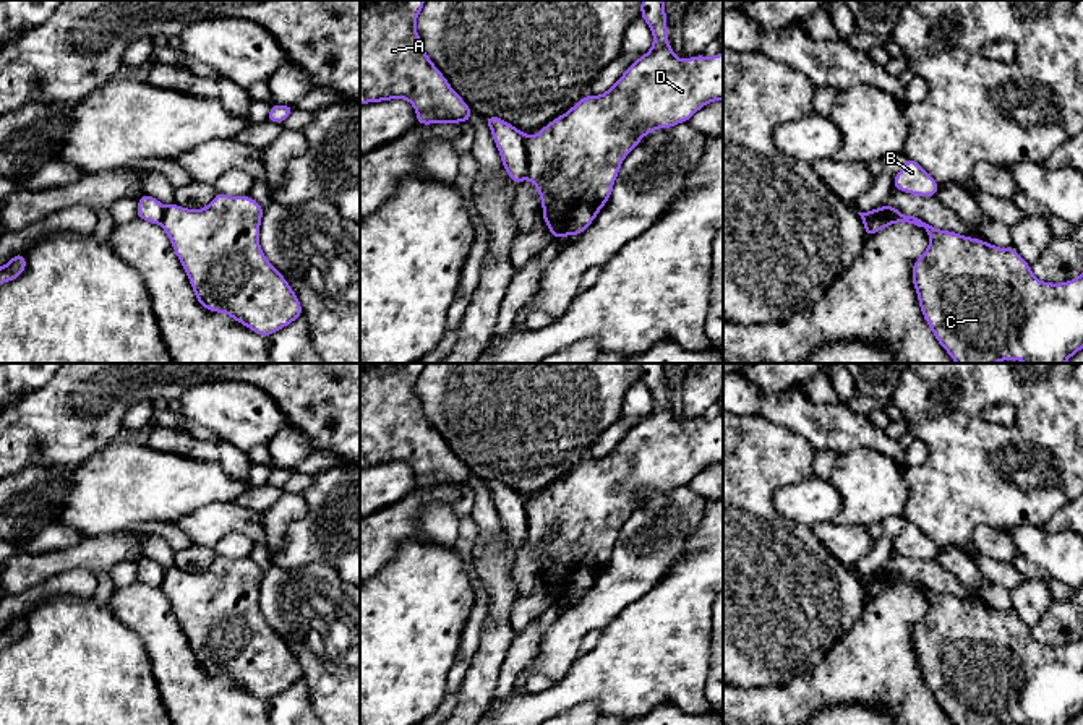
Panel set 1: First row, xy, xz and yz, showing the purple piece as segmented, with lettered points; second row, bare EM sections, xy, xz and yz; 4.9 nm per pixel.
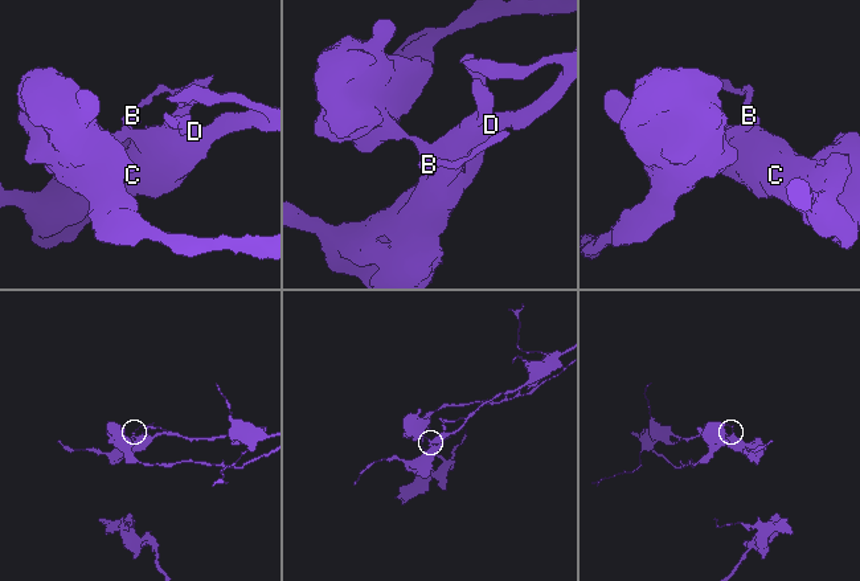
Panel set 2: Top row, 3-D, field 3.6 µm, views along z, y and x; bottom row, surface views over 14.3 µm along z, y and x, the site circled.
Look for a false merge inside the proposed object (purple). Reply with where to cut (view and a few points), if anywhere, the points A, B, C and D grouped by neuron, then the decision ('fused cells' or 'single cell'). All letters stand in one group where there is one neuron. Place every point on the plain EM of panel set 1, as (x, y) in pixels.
cut xz (529, 500), (526, 506), (526, 540); groups A B / C D; fused cells

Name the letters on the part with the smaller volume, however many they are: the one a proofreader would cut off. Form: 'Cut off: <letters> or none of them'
Cut off: A, B

